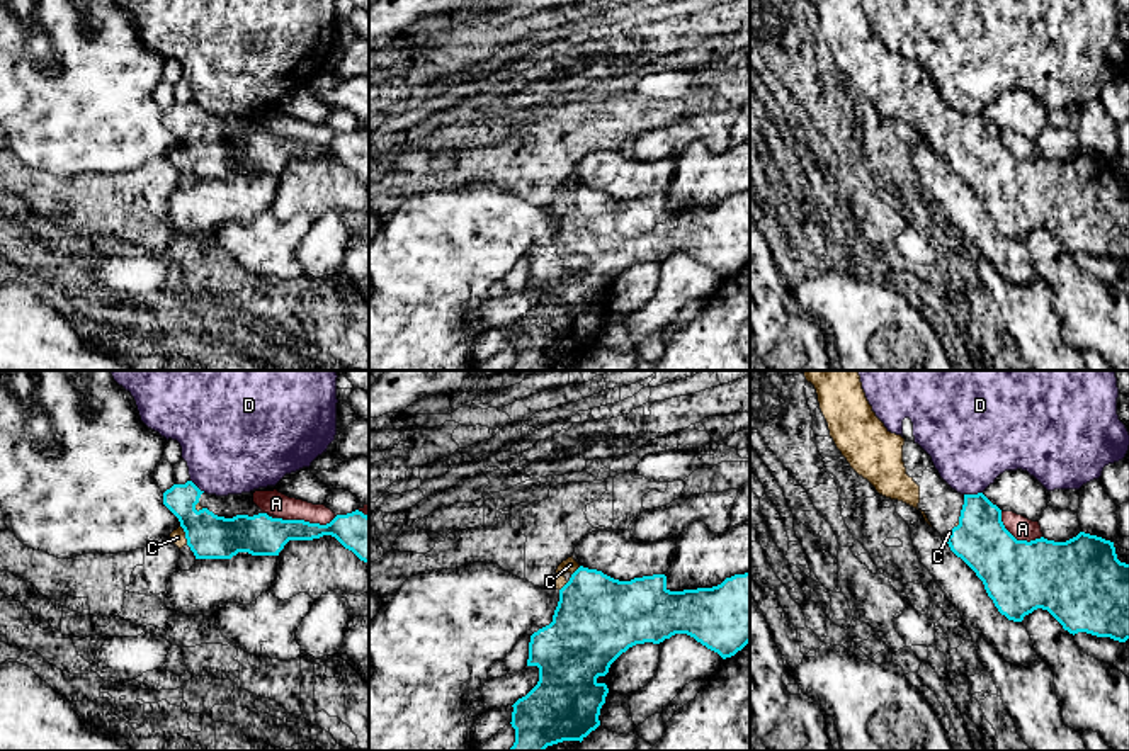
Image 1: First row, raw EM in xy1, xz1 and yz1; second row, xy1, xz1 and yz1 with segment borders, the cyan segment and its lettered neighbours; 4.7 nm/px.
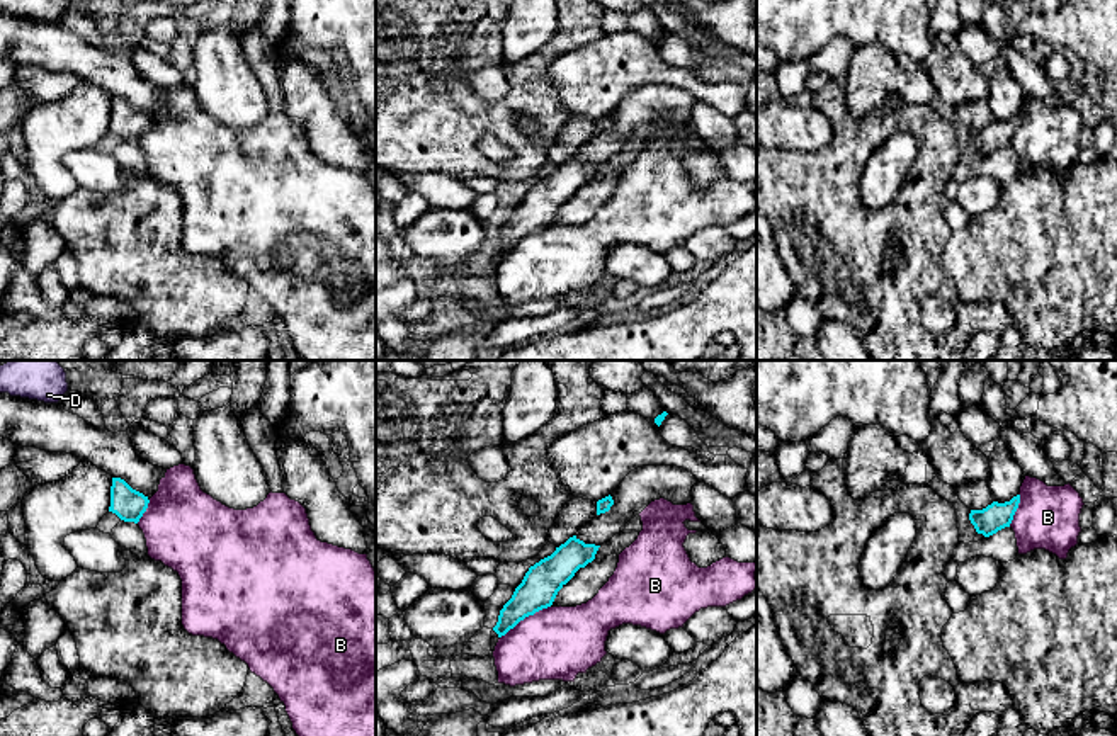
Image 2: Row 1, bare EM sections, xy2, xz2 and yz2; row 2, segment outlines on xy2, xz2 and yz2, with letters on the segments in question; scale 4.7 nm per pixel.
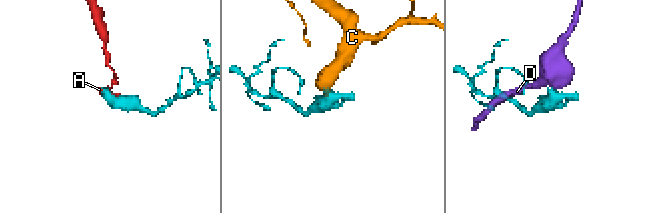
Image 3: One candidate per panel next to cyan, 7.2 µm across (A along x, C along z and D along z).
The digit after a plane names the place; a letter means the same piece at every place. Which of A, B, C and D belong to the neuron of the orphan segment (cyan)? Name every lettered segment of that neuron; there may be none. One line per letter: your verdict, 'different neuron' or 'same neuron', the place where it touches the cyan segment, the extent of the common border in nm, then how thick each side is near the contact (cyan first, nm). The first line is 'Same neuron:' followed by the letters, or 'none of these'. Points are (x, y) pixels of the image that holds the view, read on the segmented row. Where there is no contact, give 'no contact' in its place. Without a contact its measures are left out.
Same neuron: C
A: different neuron; contact yz1 (1014, 537); length 240 nm; calibres 340 and 110 nm
B: different neuron; contact xz2 (524, 617); length 280 nm; calibres 180 and 340 nm
C: same neuron; contact xy1 (186, 536); length 100 nm; calibres 200 and 70 nm
D: different neuron; contact yz1 (973, 495); length 90 nm; calibres 260 and 400 nm

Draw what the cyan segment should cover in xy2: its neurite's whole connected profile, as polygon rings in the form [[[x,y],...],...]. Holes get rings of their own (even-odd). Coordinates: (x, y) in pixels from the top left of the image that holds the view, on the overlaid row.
[[[112,478],[109,512],[116,513],[124,522],[138,524],[148,503],[148,496],[133,490],[124,479]]]

